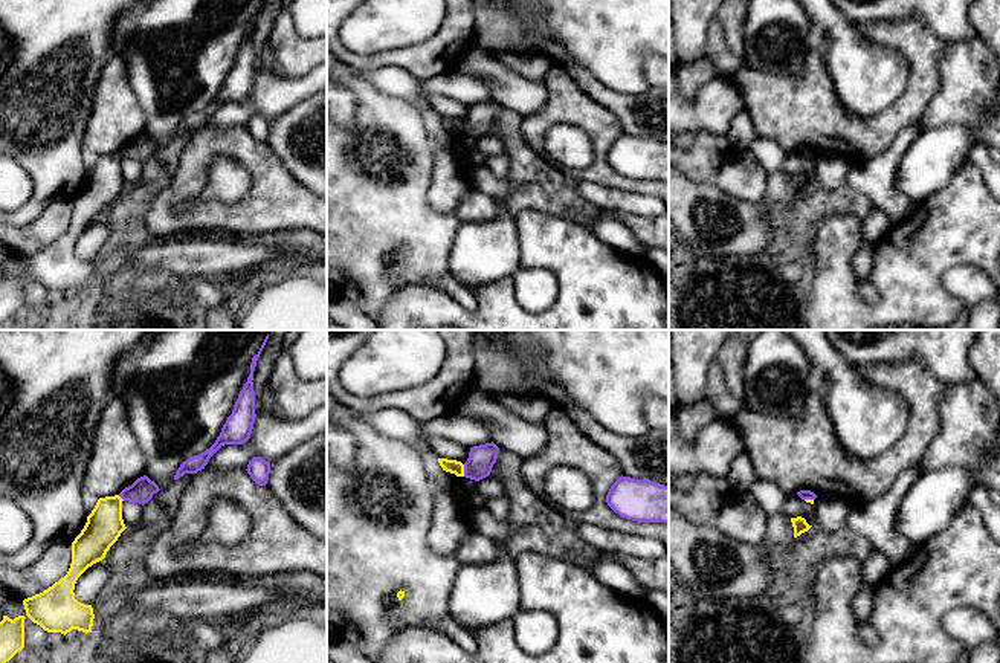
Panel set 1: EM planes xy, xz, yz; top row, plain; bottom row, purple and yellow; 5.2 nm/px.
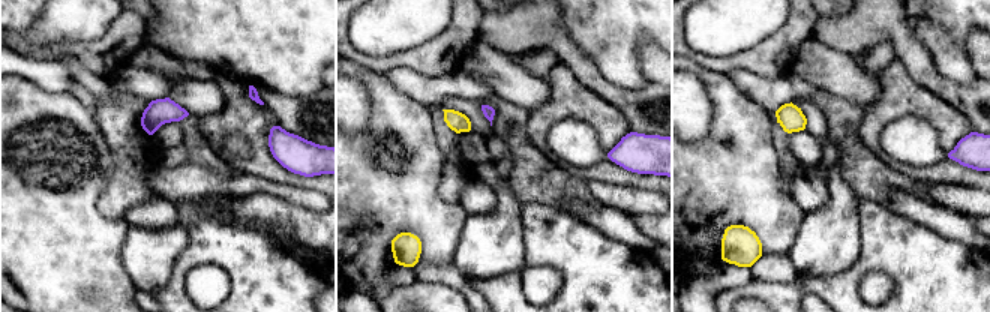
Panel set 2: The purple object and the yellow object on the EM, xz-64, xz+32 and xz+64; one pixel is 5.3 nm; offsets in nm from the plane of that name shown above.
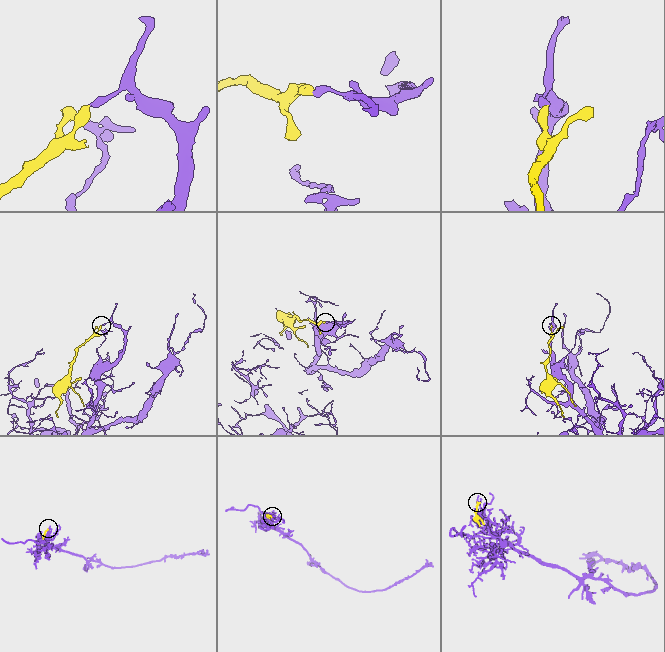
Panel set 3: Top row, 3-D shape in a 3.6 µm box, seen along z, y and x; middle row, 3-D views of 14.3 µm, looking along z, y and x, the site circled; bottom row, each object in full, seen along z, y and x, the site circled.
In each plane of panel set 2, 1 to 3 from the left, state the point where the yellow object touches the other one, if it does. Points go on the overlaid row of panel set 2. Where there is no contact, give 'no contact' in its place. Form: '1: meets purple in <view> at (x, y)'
1: no contact
2: no contact
3: no contact

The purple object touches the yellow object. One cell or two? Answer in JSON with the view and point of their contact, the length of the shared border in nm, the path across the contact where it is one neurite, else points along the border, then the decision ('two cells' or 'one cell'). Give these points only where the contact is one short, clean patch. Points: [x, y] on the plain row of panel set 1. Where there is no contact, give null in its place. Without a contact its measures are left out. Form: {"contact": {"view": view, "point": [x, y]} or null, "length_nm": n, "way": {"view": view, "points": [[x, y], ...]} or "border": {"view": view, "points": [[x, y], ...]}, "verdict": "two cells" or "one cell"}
{"contact": {"view": "xz", "point": [464, 129]}, "length_nm": 60, "border": {"view": "xz", "points": [[463, 122], [464, 133]]}, "verdict": "two cells"}

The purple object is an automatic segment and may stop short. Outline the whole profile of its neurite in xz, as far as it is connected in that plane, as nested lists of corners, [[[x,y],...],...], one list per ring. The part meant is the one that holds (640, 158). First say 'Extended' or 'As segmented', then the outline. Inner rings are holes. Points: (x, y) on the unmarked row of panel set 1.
As segmented. [[[620,134],[606,153],[608,163],[637,180],[669,180],[669,144]]]

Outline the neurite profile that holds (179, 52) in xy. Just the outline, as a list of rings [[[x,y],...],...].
[[[150,0],[145,6],[137,5],[124,11],[113,23],[111,52],[125,58],[128,79],[133,92],[139,96],[142,110],[145,112],[145,133],[154,139],[159,147],[169,144],[180,122],[188,116],[209,107],[221,90],[223,82],[232,72],[234,63],[250,32],[252,15],[258,12],[263,0]]]

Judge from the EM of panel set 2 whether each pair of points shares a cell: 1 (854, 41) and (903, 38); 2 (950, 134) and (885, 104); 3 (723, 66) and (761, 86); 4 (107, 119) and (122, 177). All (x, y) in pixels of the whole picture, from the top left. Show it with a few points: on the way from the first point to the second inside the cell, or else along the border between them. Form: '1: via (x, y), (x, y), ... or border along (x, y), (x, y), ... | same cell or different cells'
1: via (866, 35), (891, 36) | same cell
2: via (938, 117), (924, 104), (902, 104) | same cell
3: border along (728, 74), (753, 72), (768, 80) | different cells
4: via (122, 134), (122, 162) | same cell

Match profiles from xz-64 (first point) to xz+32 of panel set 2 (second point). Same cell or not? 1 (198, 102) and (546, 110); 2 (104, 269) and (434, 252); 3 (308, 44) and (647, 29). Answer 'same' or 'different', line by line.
1: different
2: same
3: same

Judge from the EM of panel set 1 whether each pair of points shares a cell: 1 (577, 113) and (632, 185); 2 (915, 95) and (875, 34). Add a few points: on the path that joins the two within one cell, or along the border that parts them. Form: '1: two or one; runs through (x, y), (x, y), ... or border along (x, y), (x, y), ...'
1: one; runs through (599, 135), (600, 165), (611, 176)
2: one; runs through (919, 75), (919, 57), (895, 34)

